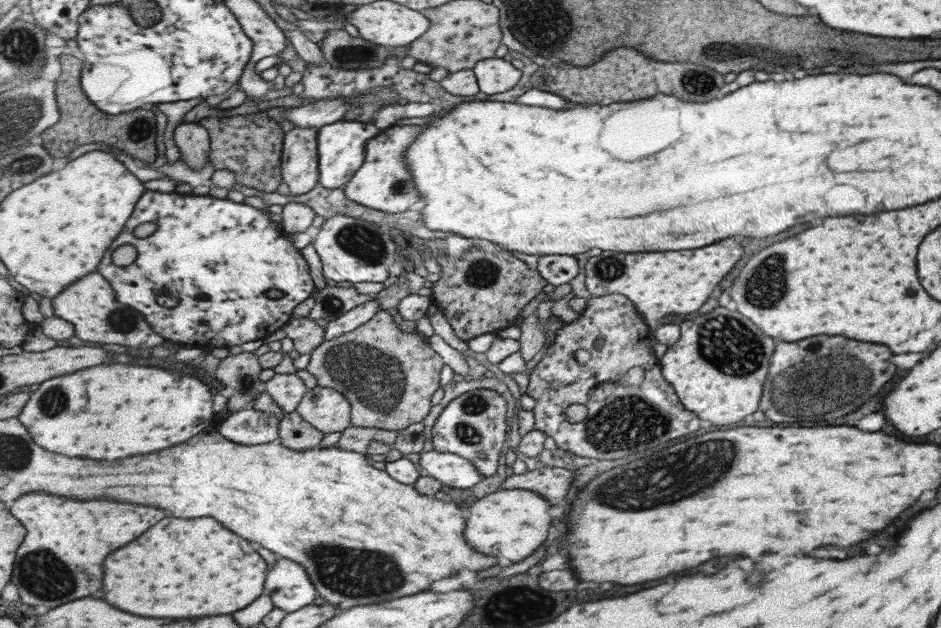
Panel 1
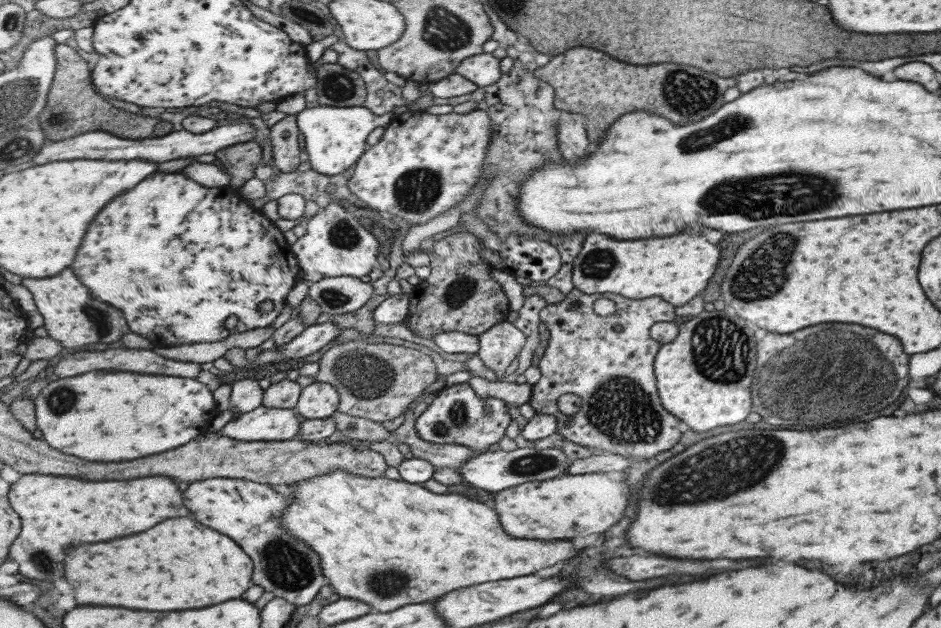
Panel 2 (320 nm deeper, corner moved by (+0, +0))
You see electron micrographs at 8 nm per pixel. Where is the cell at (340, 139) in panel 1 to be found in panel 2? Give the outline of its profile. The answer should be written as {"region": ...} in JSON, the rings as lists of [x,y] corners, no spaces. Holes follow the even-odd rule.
{"region":[[[320,104],[317,107],[303,109],[297,115],[298,126],[304,135],[305,151],[312,168],[329,176],[344,173],[348,168],[355,167],[359,159],[367,152],[365,144],[369,134],[379,127],[386,130],[395,118],[394,113],[379,116],[362,105],[337,108]]]}

